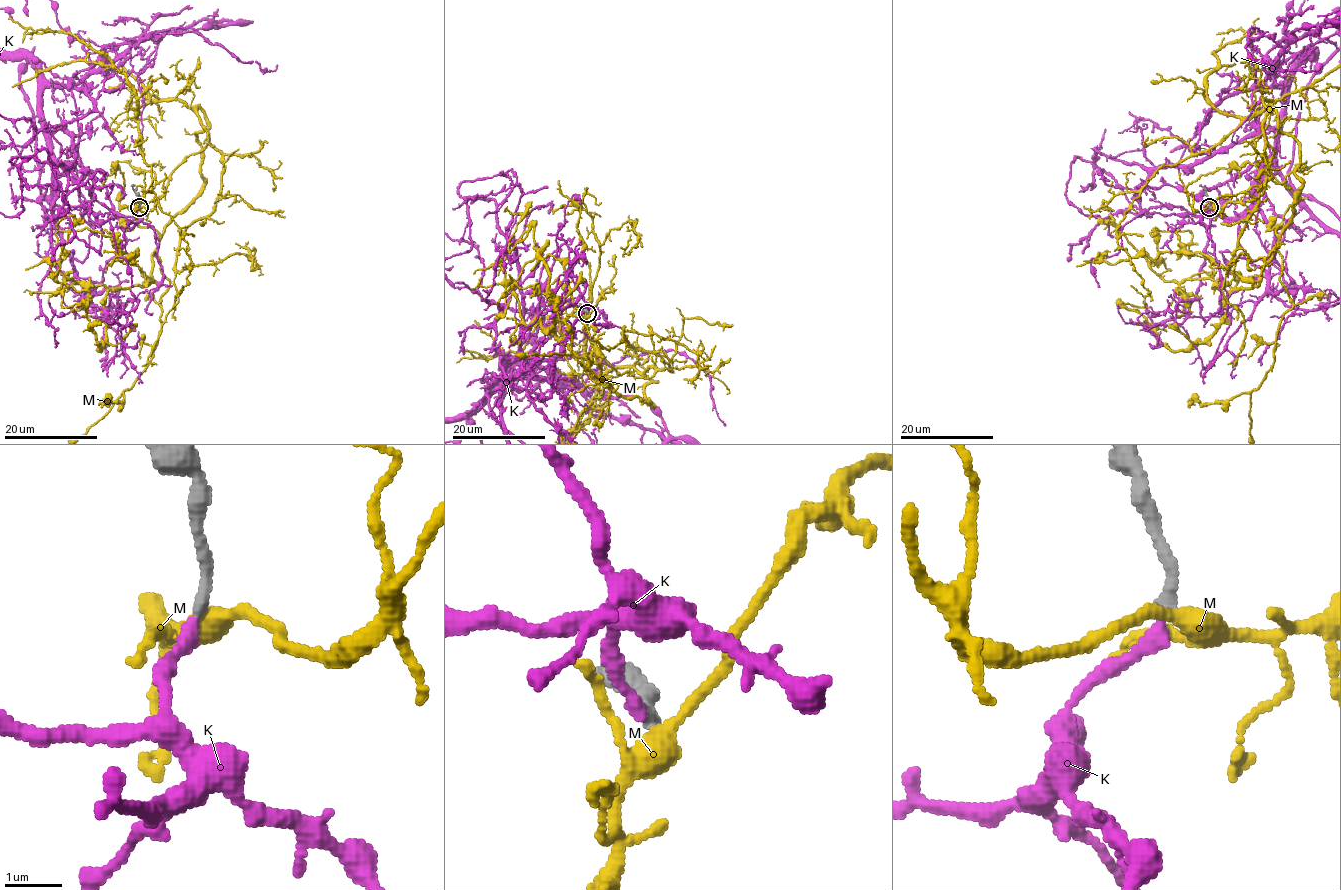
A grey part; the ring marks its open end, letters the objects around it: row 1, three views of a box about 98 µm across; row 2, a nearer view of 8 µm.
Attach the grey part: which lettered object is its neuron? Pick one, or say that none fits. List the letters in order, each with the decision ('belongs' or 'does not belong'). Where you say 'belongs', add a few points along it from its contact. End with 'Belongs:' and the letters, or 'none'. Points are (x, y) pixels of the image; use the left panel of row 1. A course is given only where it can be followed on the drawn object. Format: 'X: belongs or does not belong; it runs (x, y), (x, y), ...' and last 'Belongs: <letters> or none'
K: belongs
M: does not belong
Belongs: K

